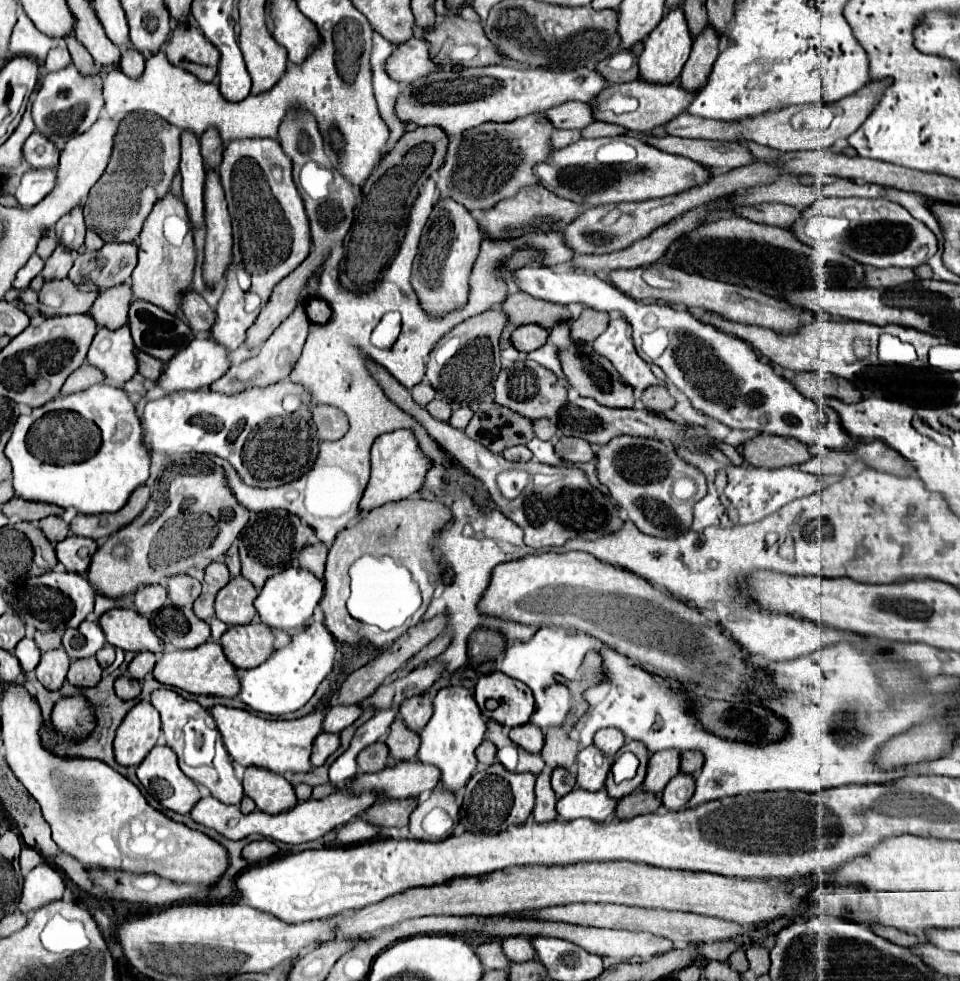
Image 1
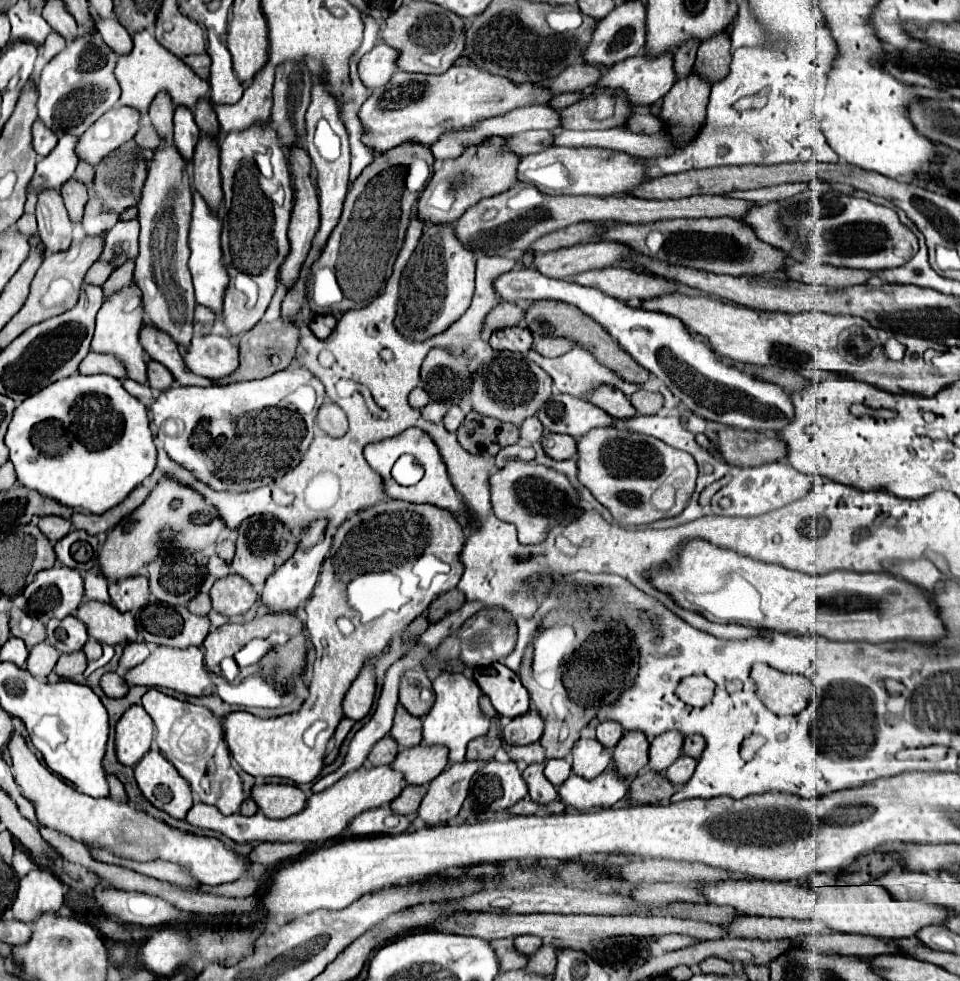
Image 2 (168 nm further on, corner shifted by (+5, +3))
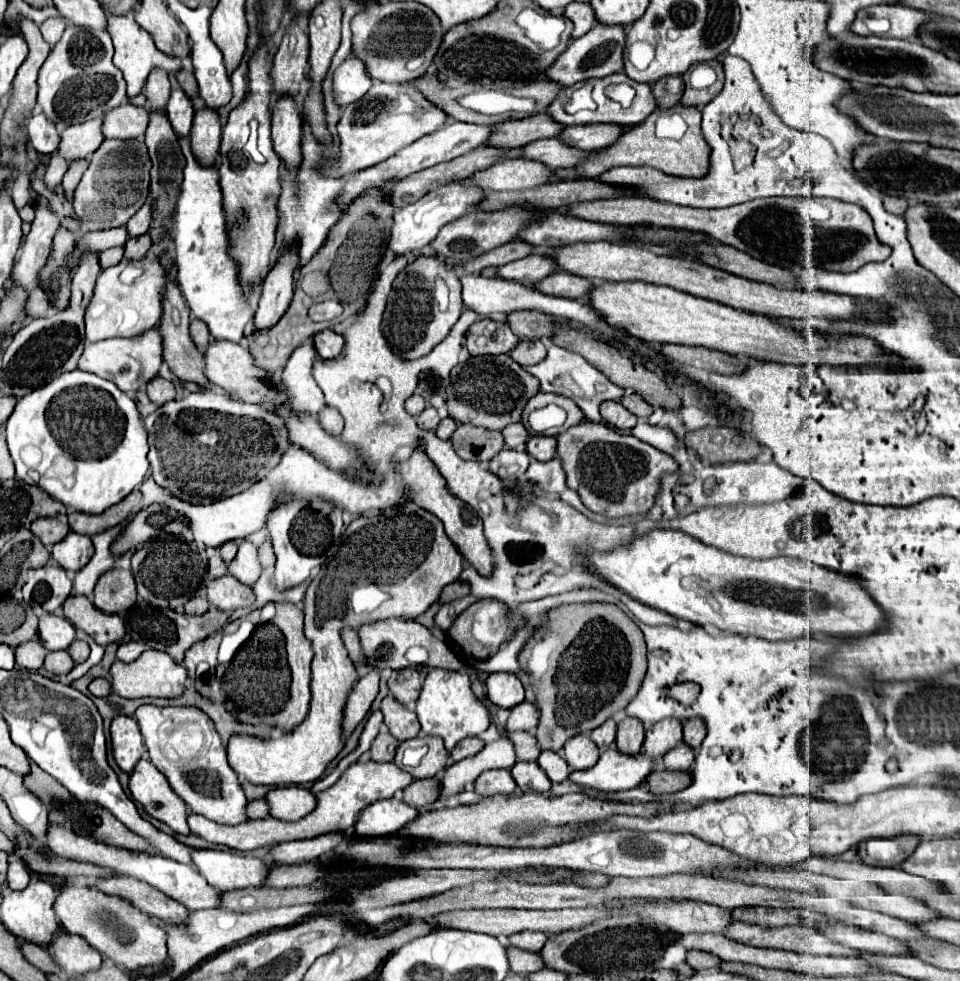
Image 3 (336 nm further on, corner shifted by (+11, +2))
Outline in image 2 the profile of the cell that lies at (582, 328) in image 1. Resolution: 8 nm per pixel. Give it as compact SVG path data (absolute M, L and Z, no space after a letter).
M543 337L535 349L543 355L543 357L559 357L563 353L567 353L569 349L573 349L575 343L567 341L565 337Z

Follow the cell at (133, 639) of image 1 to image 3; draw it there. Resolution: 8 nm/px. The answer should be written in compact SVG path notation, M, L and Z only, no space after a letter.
M69 596L63 606L63 616L79 630L97 640L119 642L125 636L125 624L117 614L105 614L93 606L87 596Z

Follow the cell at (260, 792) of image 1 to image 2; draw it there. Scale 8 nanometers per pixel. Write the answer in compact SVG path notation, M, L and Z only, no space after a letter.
M283 783L253 785L251 799L271 819L285 819L289 815L295 815L305 807L307 801L305 793L297 785L283 785Z

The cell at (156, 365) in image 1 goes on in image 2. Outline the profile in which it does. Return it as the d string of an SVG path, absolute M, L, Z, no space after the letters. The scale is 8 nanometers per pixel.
M155 361L147 363L147 377L149 377L149 385L153 391L165 391L175 381L171 371L167 371L161 363L155 363Z

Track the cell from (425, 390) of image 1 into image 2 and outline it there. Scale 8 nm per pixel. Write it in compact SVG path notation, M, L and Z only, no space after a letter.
M415 387L415 389L409 393L409 405L411 405L411 407L421 409L421 407L425 407L427 403L429 403L429 395L427 395L421 387Z

